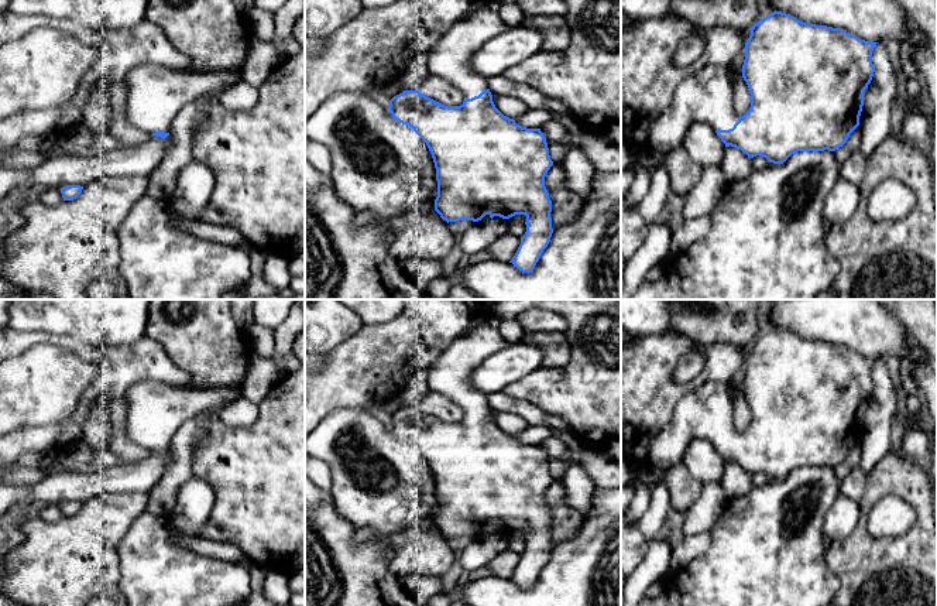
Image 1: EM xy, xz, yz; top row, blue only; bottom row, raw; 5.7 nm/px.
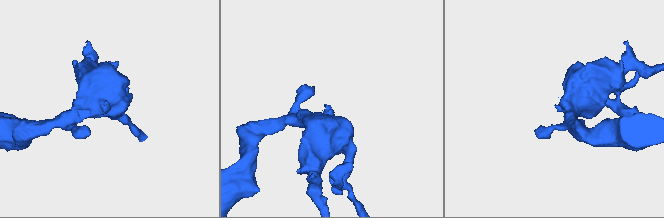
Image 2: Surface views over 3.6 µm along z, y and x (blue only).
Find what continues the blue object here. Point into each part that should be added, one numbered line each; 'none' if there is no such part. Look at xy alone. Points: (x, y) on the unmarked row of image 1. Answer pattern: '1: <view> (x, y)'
1: xy (155, 410)

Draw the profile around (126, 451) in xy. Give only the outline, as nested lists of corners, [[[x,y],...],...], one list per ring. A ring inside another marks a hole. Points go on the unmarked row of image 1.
[[[119,397],[110,405],[111,434],[104,449],[117,456],[117,463],[131,463],[150,455],[150,449],[134,444],[126,429],[127,422],[127,401]]]

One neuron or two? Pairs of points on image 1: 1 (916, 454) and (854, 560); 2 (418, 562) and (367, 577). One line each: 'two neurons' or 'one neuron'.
1: two neurons
2: two neurons

